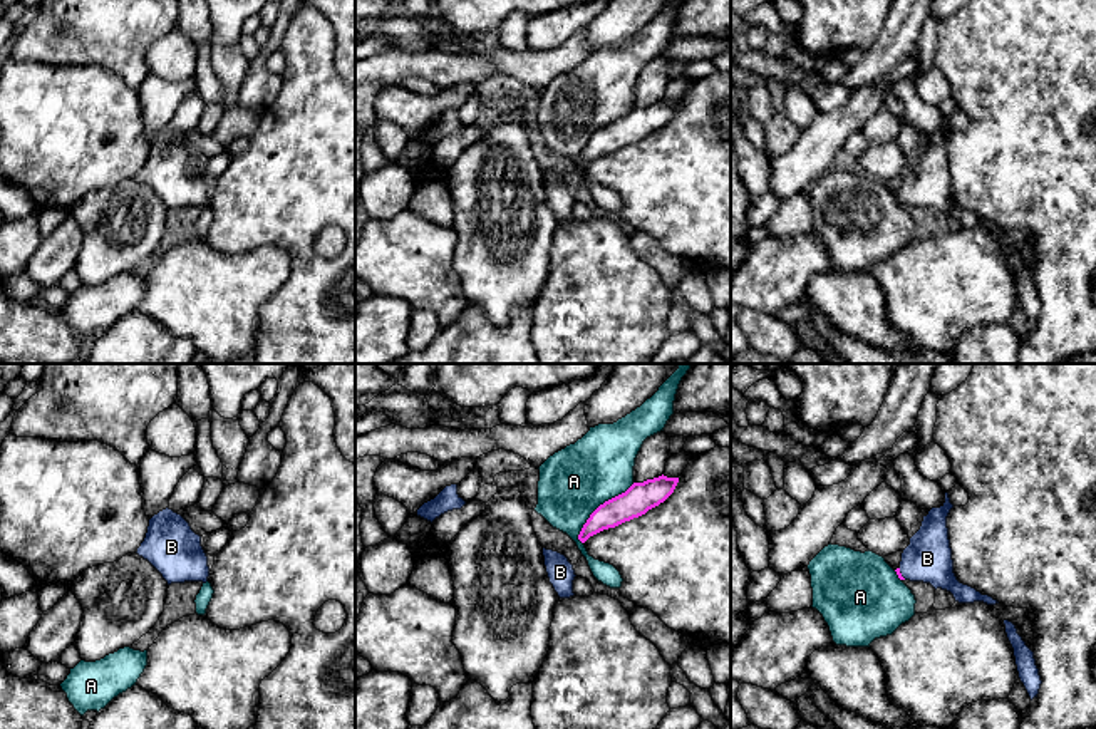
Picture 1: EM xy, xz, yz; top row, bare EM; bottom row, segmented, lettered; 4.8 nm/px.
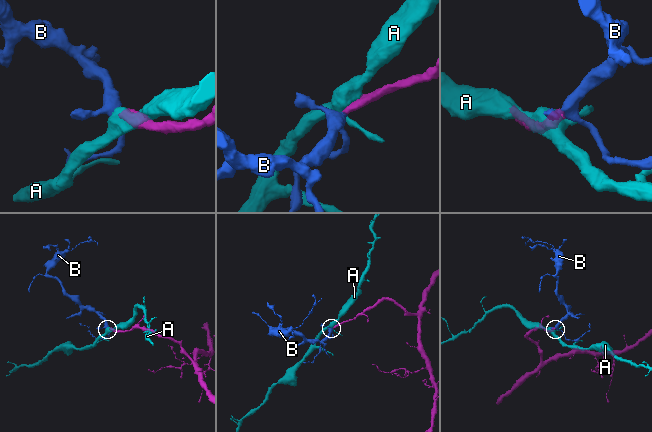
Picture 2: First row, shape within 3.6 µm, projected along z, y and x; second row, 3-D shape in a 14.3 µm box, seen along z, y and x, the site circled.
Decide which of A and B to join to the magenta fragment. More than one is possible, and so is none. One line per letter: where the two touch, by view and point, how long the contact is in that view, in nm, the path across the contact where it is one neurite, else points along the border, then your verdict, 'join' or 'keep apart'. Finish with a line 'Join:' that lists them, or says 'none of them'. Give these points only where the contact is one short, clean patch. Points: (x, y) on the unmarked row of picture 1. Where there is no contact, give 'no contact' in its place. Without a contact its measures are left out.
A: contact xz (597, 133); length 380 nm; border xz (634, 108), (605, 124), (590, 139), (579, 160), (582, 168); keep apart
B: contact yz (900, 198); length 70 nm; way yz (897, 195), (900, 198), (927, 183); join
Join: B

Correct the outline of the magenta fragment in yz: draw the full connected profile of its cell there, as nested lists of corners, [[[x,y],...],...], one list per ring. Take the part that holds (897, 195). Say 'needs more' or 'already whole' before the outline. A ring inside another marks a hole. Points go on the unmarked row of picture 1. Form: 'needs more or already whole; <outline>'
needs more; [[[945,117],[945,127],[940,132],[932,132],[923,141],[920,154],[910,163],[910,169],[903,174],[900,191],[895,196],[900,204],[923,206],[935,215],[947,215],[959,228],[984,226],[995,230],[997,225],[960,208],[954,198],[947,153],[947,141],[952,132],[949,117]]]

